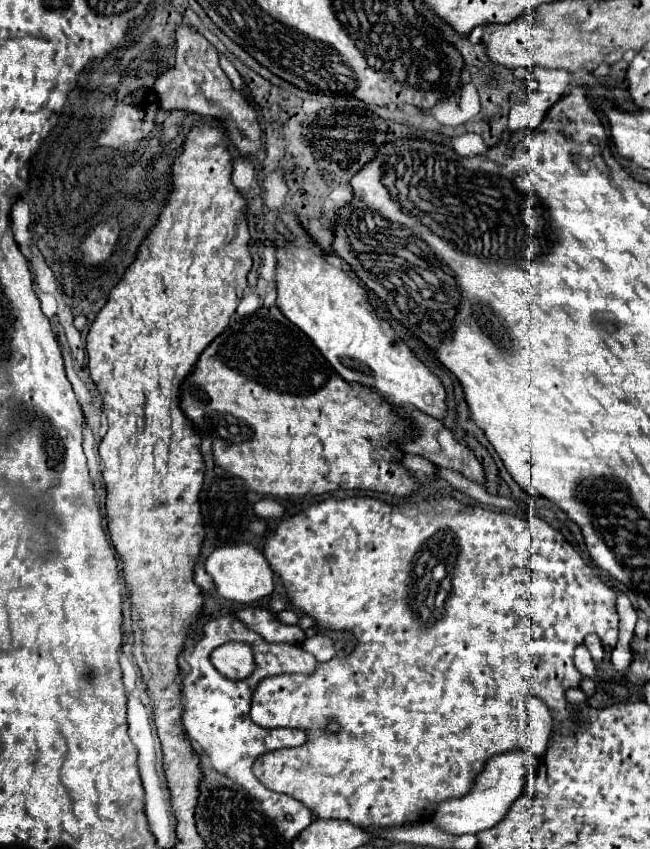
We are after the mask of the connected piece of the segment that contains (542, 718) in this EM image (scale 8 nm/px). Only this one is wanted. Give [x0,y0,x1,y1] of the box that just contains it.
[525,695,553,757]

